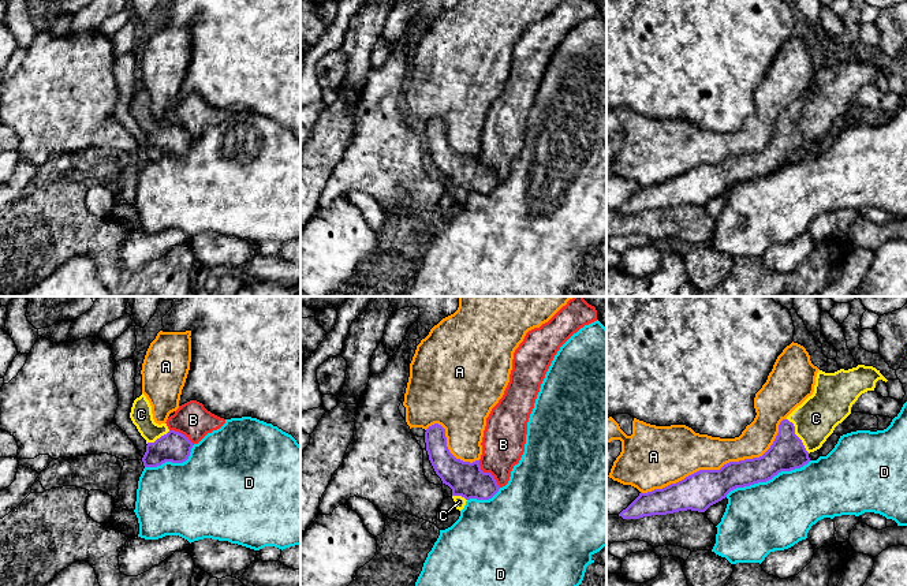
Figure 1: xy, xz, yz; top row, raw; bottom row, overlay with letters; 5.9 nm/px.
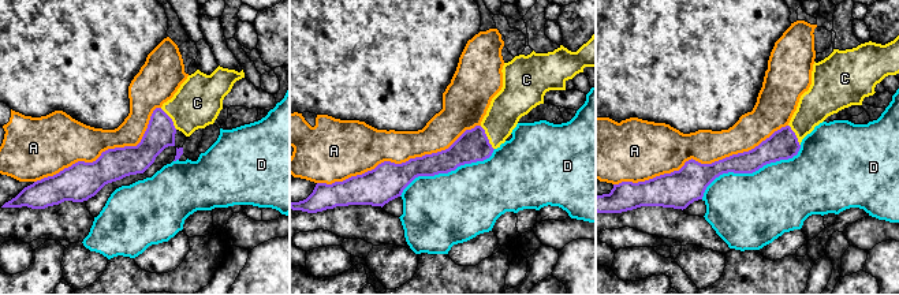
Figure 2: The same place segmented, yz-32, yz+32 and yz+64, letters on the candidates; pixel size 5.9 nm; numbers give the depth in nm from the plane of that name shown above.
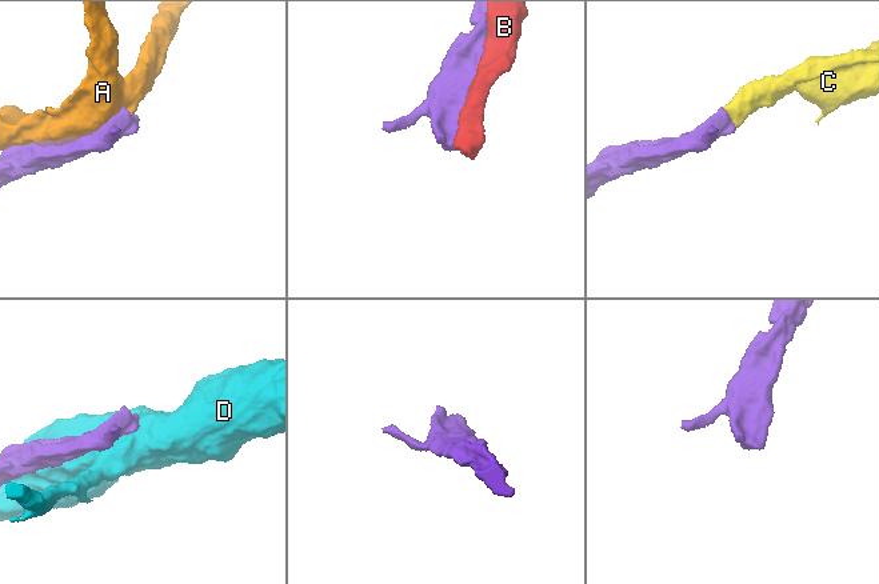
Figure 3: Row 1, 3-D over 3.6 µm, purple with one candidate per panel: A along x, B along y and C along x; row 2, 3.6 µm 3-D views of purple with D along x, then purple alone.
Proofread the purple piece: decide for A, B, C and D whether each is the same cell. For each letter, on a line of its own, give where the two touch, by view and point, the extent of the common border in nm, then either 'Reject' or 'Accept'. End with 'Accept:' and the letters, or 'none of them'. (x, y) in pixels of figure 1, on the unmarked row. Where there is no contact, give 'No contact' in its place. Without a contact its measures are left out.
A: Touches purple at yz (721, 161). Shared border 950 nm. Reject
B: Touches purple at xz (488, 167). Shared border 200 nm. Reject
C: Touches purple at yz (797, 130). Shared border 240 nm. Accept
D: Touches purple at yz (768, 174). Shared border 550 nm. Reject
Accept: C

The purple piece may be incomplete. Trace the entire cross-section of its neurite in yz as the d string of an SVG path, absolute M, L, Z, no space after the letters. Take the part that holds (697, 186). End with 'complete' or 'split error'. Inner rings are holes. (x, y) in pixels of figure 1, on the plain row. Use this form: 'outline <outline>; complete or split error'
outline M858 59L848 64L840 63L835 67L818 64L813 89L780 116L773 138L762 150L729 156L720 164L699 164L662 183L654 183L647 187L641 186L619 210L623 213L639 213L687 204L705 206L710 199L725 193L736 182L766 176L781 165L803 161L810 156L809 148L822 141L835 122L851 108L851 101L858 92L867 85L874 85L878 74L888 75L880 64L865 59Z; split error

